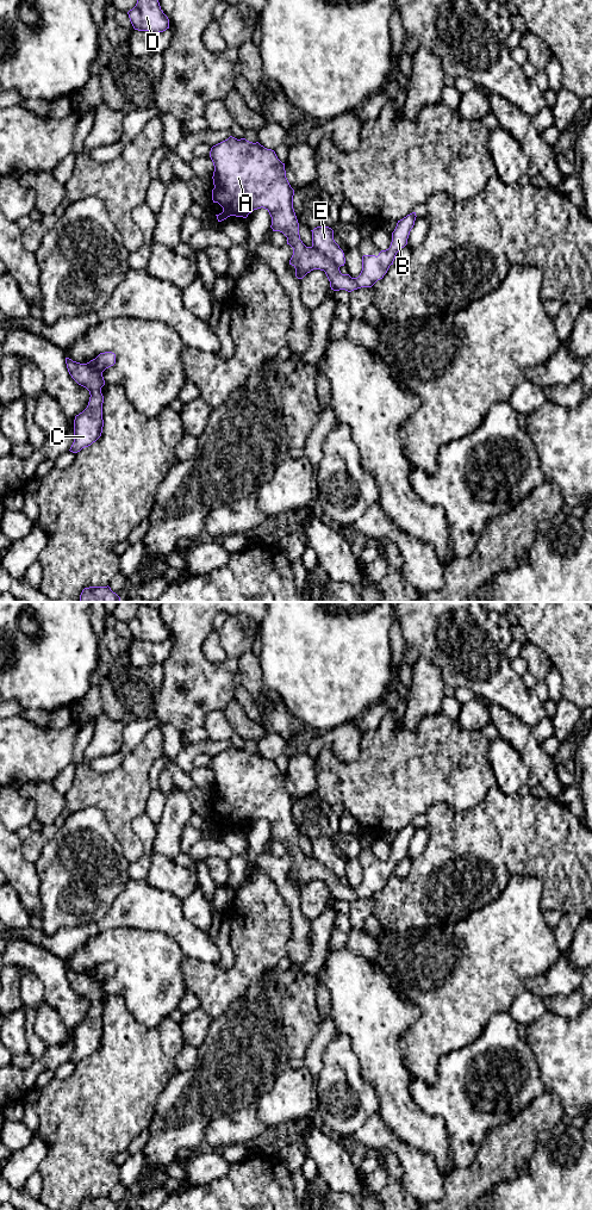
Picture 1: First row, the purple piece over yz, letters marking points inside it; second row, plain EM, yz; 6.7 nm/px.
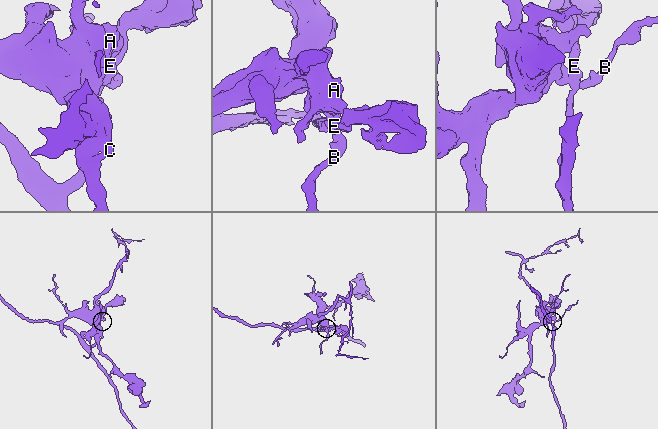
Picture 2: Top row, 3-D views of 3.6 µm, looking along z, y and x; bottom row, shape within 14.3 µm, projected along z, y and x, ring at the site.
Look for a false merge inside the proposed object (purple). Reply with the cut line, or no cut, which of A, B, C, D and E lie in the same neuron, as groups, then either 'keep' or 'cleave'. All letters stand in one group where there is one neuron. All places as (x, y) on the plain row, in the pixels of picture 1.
yz (312, 856), (338, 877) | A B C D / E | cleave

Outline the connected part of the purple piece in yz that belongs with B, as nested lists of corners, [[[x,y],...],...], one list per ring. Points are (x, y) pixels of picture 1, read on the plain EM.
[[[230,746],[211,758],[210,768],[214,776],[212,811],[223,818],[223,823],[216,825],[218,832],[230,826],[247,829],[254,820],[266,819],[272,827],[273,842],[282,843],[287,855],[293,858],[289,875],[295,879],[298,889],[313,880],[320,880],[325,882],[334,901],[351,902],[372,898],[384,888],[397,863],[407,855],[416,823],[398,831],[388,860],[381,861],[378,867],[362,867],[362,881],[357,888],[342,885],[331,870],[313,857],[306,857],[300,850],[293,819],[294,800],[286,788],[285,774],[274,761],[258,752]]]

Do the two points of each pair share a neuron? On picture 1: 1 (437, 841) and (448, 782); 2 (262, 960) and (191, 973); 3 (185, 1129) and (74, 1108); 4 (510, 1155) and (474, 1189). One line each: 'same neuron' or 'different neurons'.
1: different neurons
2: same neuron
3: different neurons
4: same neuron

